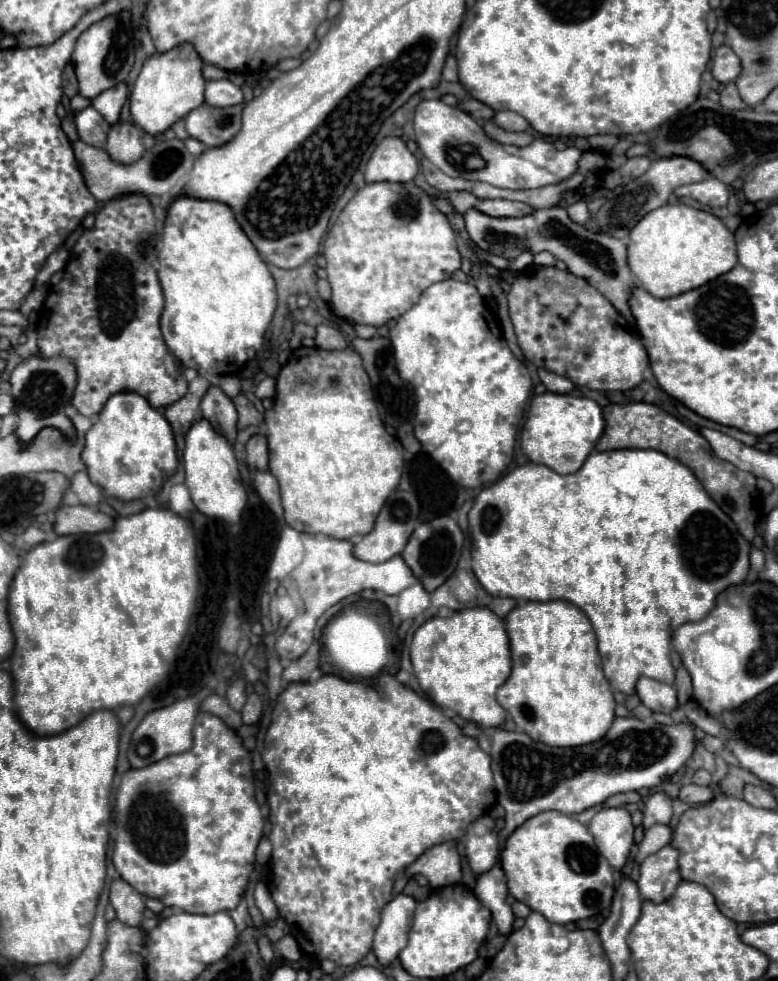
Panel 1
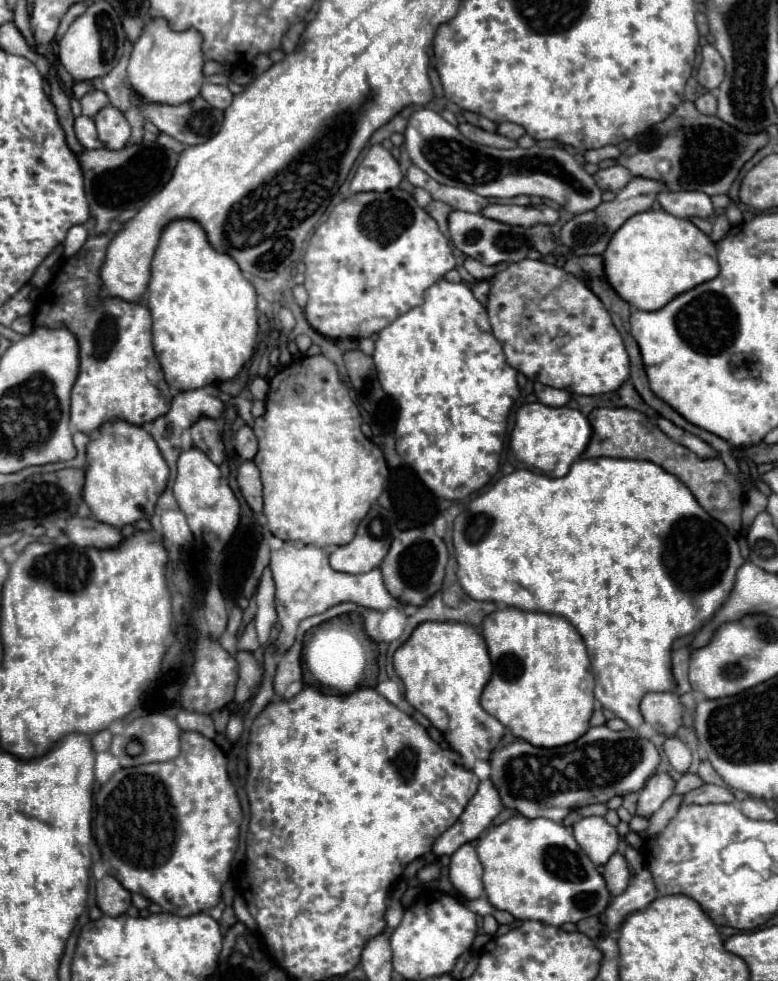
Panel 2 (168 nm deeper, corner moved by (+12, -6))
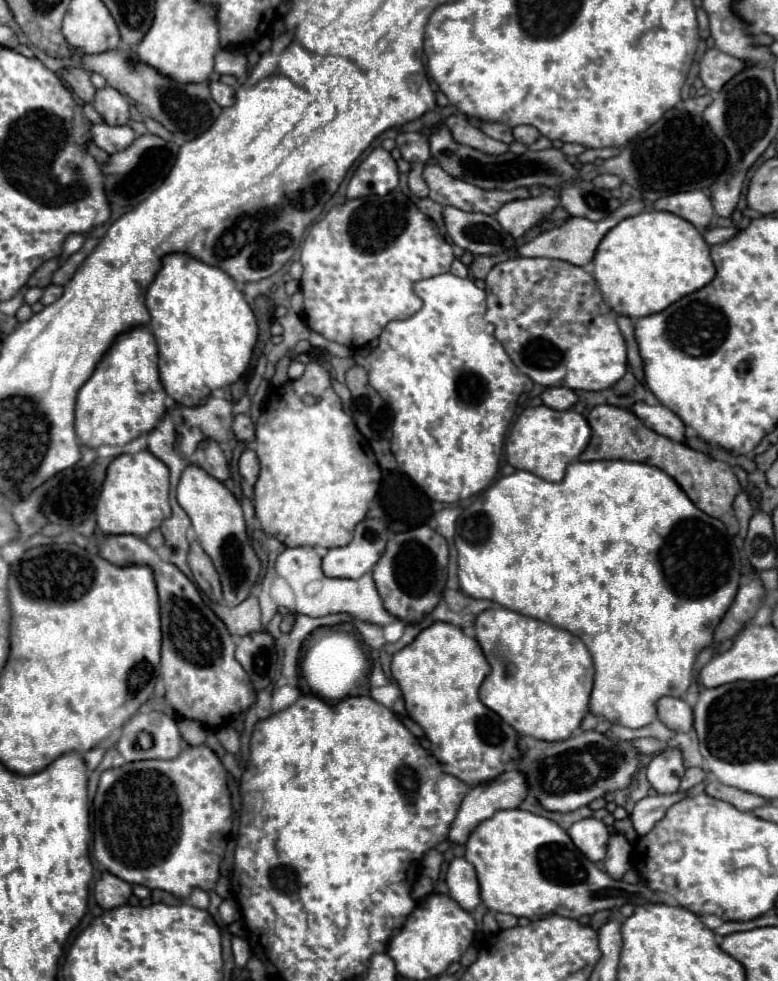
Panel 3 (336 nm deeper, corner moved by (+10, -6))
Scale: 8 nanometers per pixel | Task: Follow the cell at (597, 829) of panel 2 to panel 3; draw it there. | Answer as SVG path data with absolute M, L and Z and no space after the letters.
M585 818L575 822L569 830L569 836L573 844L591 860L599 862L607 854L607 842L609 842L609 828L605 826L603 820L595 818Z

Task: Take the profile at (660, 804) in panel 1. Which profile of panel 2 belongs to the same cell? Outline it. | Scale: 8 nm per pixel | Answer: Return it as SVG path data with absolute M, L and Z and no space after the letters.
M655 772L645 788L639 792L639 804L637 804L637 814L641 816L651 816L655 814L661 804L673 794L675 788L675 780L669 772Z

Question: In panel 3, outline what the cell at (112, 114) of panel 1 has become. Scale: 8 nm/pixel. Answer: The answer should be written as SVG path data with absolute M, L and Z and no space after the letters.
M67 68L67 70L63 70L63 76L65 76L65 80L73 86L75 94L77 94L83 102L91 102L91 100L93 100L95 88L93 88L93 84L89 82L89 74L87 74L87 72L83 72L83 70L79 70L79 68Z

